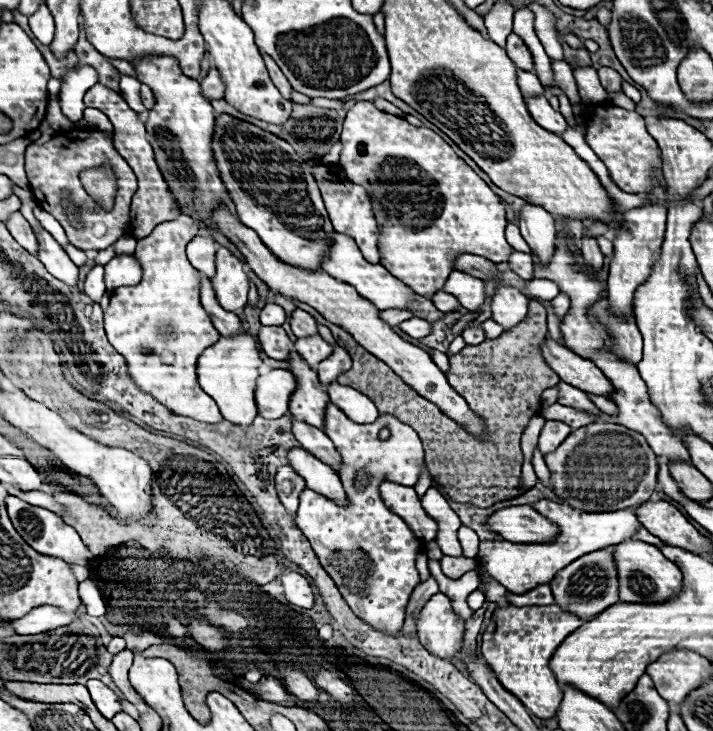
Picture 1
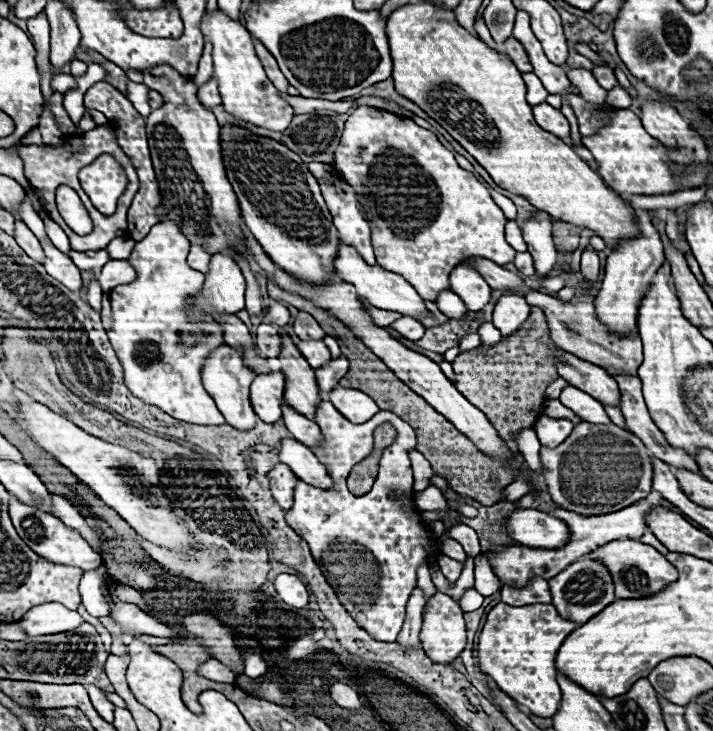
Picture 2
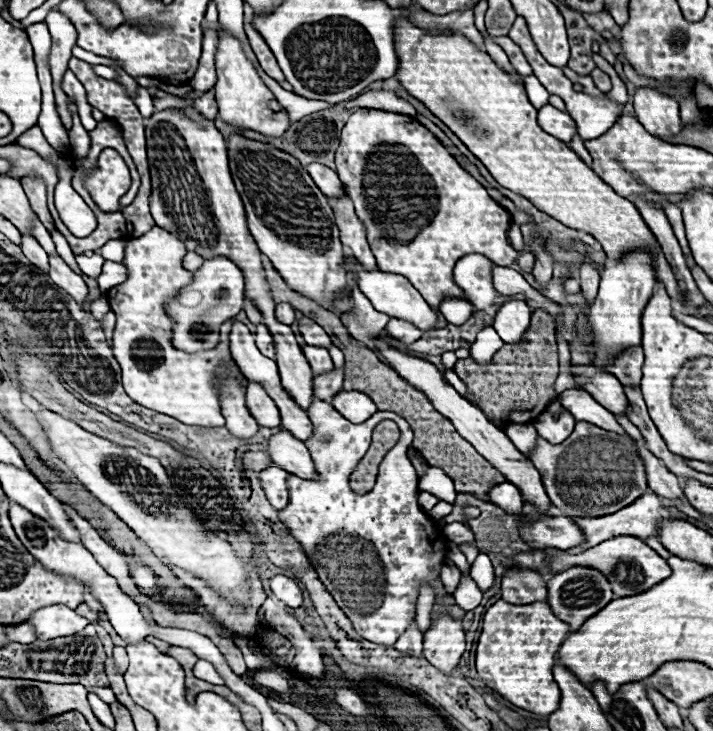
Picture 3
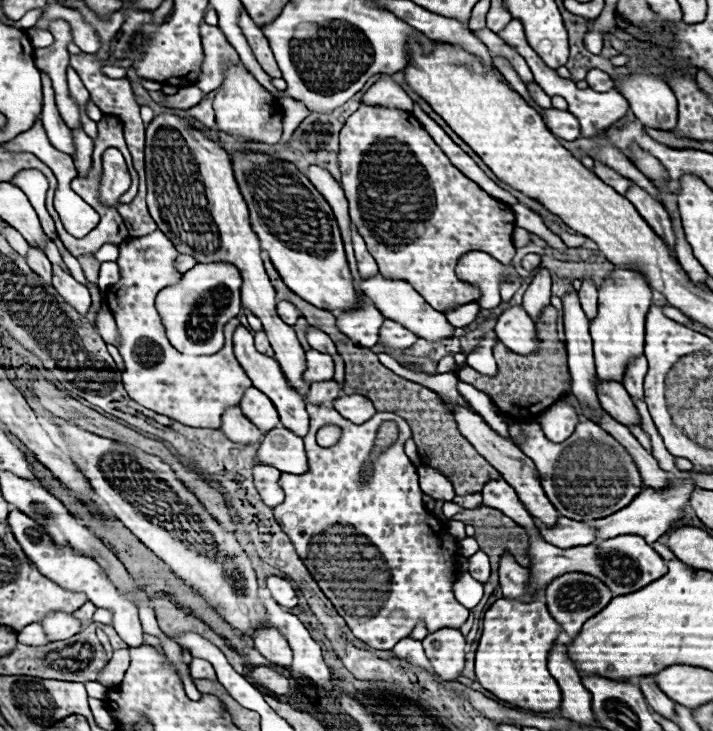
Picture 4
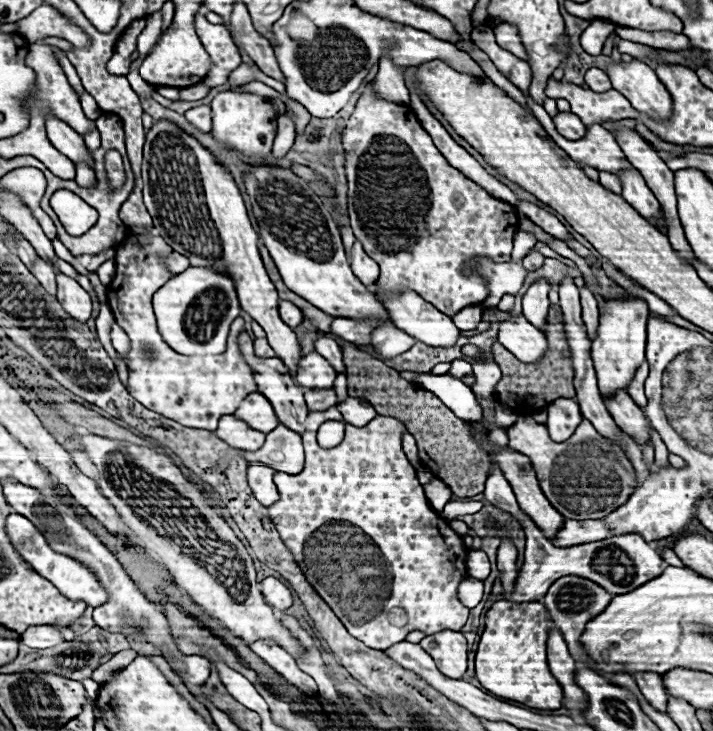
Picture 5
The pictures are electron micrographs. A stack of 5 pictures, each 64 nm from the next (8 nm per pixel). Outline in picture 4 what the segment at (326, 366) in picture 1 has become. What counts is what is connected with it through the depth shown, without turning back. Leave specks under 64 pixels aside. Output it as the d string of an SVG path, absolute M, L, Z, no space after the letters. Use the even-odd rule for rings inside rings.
M334 380L330 382L320 382L320 384L312 384L308 388L306 394L306 402L310 404L332 404L340 394L340 384L336 384Z

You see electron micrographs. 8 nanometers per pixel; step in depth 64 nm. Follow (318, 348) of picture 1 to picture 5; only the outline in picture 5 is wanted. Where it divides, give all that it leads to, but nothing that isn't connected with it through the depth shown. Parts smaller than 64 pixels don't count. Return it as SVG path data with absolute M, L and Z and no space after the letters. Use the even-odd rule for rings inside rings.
M318 352L302 356L298 362L296 382L308 390L330 390L336 380L336 370Z

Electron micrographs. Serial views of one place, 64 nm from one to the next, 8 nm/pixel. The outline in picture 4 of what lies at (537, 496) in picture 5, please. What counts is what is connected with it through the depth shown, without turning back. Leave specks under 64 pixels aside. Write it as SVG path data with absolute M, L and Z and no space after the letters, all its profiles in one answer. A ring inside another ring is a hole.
M452 408L450 410L454 412L456 416L456 422L458 422L458 428L460 432L472 442L472 446L502 474L502 478L516 490L520 502L524 504L524 508L544 526L554 526L558 522L558 512L556 508L548 502L542 486L540 486L540 476L538 476L538 470L534 468L534 462L512 442L512 440L506 440L506 438L500 438L476 412L472 410L466 410L466 408Z

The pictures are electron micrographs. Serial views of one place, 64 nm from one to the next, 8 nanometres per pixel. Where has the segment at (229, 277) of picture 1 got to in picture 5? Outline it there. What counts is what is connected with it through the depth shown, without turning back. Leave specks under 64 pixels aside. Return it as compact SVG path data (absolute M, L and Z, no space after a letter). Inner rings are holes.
M188 268L176 274L152 298L158 330L164 342L184 356L222 354L232 320L240 314L236 290L228 276L206 268Z

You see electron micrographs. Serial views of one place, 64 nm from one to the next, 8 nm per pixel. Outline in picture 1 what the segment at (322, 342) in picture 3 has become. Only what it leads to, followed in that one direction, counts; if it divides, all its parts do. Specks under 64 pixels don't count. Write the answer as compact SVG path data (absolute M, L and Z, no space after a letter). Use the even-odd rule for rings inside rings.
M294 310L292 316L290 316L290 326L292 326L292 332L298 336L298 338L306 338L308 334L318 334L318 324L316 320L304 312L304 310Z

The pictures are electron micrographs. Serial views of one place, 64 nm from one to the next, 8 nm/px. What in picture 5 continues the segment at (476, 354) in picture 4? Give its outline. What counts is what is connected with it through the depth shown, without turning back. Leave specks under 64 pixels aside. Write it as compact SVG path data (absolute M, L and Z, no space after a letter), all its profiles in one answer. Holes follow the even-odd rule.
M492 358L472 360L476 382L472 384L472 390L476 396L494 402L496 400L496 384L500 382L500 368Z

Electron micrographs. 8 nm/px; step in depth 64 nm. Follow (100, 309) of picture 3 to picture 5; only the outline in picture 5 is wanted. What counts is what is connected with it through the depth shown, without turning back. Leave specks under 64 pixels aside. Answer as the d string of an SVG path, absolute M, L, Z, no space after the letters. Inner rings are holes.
M114 322L111 325L110 336L112 336L112 344L114 344L116 352L118 352L118 354L124 358L124 362L128 364L128 352L130 352L130 338L128 338L128 334Z

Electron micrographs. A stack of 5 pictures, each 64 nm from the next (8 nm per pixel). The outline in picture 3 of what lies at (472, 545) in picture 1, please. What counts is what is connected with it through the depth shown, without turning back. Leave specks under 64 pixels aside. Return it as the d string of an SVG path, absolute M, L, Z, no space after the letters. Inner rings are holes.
M452 522L444 526L446 536L450 538L450 542L454 544L464 544L464 542L474 542L474 534L462 524L462 522Z

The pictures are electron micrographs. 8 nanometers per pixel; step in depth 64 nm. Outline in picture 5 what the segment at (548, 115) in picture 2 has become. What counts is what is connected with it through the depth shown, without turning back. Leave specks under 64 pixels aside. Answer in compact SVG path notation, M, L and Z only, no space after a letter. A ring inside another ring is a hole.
M560 112L558 116L554 116L554 124L556 124L556 130L568 140L582 140L586 136L586 126L576 114Z

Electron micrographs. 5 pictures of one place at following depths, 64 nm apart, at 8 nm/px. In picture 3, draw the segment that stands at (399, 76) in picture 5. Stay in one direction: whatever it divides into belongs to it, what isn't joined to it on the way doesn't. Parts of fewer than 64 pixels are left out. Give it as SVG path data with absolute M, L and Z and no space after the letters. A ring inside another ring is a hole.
M368 90L366 94L360 94L356 100L348 102L348 106L360 106L360 108L378 108L378 110L388 110L388 112L400 112L408 116L416 116L416 110L410 102L400 98L392 90Z

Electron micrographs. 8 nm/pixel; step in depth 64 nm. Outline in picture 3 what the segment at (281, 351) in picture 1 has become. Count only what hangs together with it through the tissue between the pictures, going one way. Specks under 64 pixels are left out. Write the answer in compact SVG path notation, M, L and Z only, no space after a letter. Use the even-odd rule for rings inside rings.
M264 324L256 326L256 346L264 356L274 358L274 342L272 342L272 336Z

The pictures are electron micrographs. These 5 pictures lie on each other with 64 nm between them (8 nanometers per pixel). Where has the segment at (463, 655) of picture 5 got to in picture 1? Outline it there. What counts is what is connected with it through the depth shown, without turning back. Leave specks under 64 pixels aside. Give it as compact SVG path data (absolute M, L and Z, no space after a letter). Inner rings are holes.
M434 594L420 610L418 640L438 658L454 658L462 650L464 620L452 610L446 594Z

